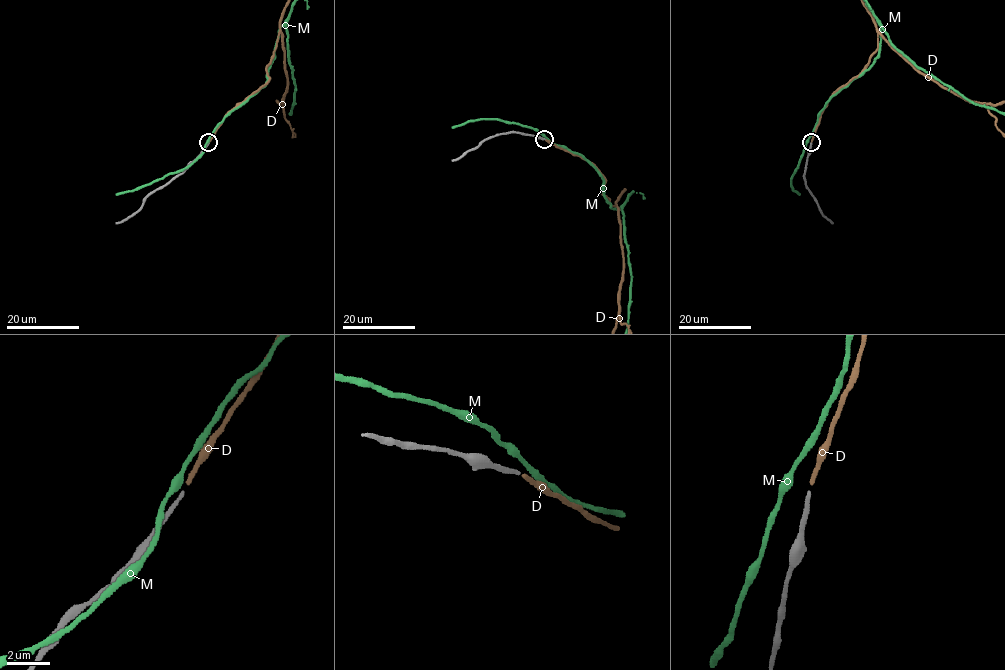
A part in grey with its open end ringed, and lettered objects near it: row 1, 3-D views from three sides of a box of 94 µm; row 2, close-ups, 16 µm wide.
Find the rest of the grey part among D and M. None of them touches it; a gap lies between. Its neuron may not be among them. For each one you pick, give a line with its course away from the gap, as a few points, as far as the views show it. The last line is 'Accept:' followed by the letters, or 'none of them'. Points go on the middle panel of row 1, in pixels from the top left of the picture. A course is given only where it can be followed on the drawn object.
Accept: D

